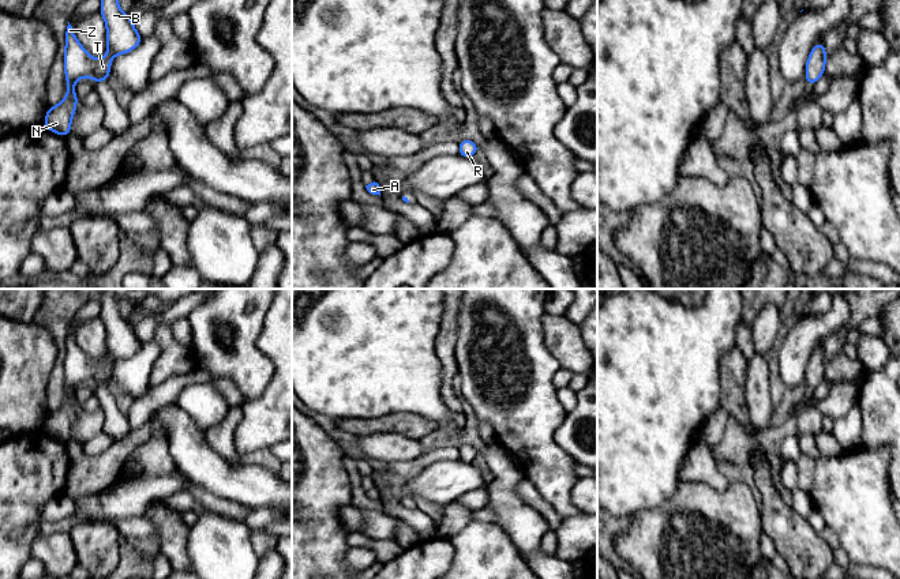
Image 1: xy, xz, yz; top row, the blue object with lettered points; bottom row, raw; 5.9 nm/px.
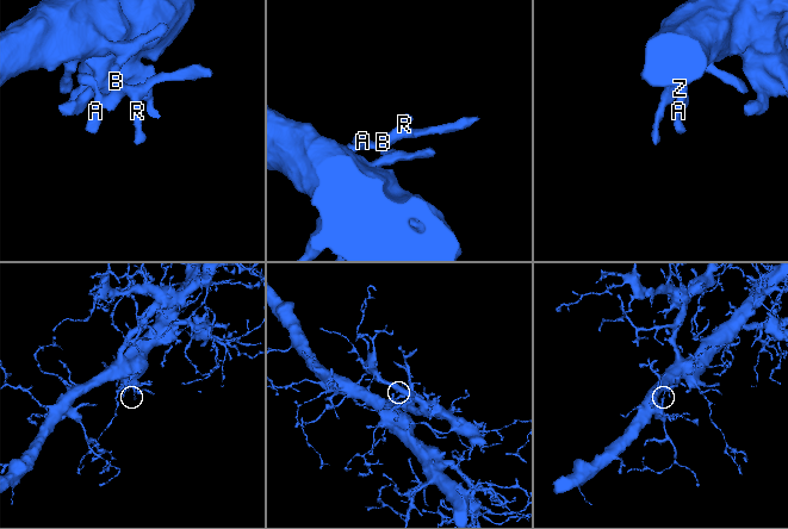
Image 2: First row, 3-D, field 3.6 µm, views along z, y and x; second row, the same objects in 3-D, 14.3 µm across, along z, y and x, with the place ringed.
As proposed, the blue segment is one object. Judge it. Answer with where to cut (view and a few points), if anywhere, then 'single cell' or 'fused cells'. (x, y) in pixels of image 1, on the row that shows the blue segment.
no cut | single cell

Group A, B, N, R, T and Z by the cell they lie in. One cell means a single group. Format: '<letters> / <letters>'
A B N R T Z

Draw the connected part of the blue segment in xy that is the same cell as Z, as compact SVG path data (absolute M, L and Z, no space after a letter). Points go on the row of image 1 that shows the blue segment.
M101 0L100 12L106 25L108 53L101 59L91 57L76 40L68 22L65 31L64 74L67 95L55 106L49 106L44 127L67 138L79 98L75 94L78 79L89 76L95 83L109 80L110 61L115 56L134 50L145 38L135 30L134 20L119 7L117 0Z

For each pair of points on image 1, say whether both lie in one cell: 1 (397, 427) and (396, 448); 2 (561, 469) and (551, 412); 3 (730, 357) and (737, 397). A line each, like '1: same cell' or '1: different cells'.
1: different cells
2: same cell
3: same cell

